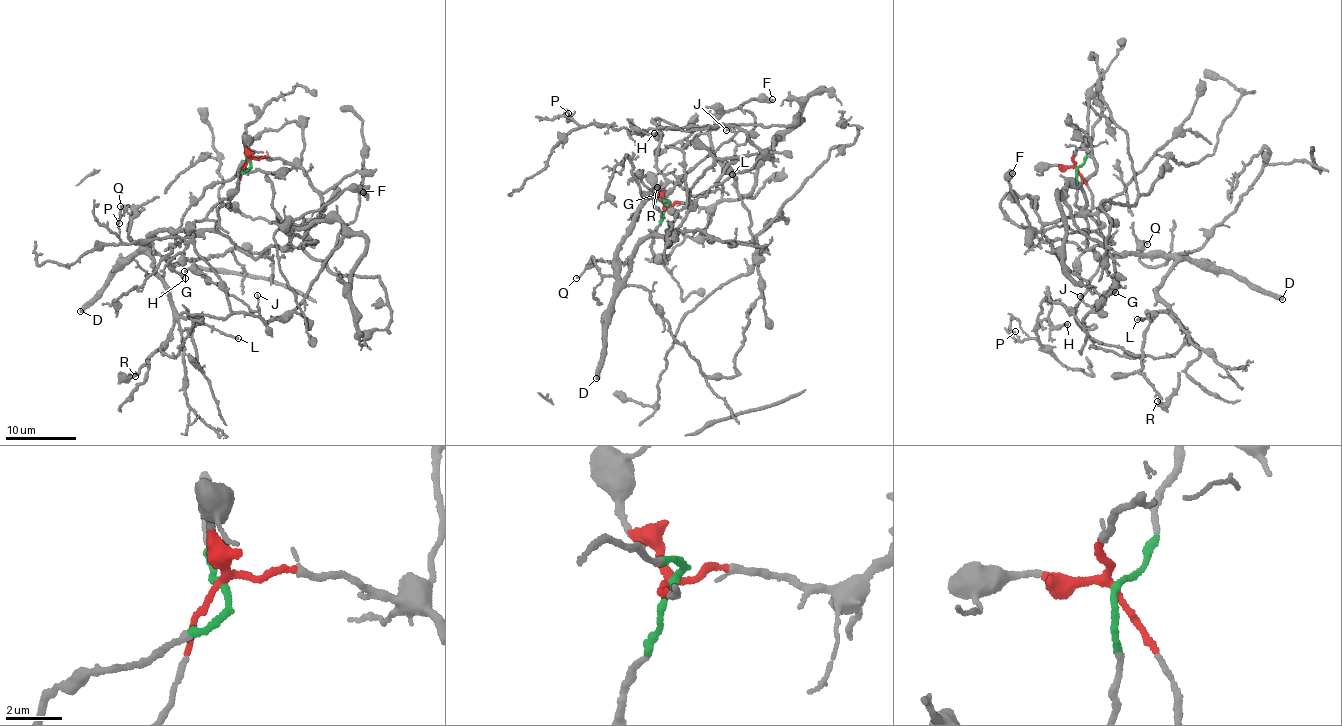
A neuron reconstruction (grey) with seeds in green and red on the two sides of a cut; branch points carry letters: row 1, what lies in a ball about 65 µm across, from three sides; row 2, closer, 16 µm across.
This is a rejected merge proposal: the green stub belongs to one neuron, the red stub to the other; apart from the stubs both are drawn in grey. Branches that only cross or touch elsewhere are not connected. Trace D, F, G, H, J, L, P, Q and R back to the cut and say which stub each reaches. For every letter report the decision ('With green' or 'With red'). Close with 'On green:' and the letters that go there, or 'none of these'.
D: With green
F: With red
G: With red
H: With red
J: With red
L: With green
P: With red
Q: With green
R: With green
On green: D, L, Q, R

